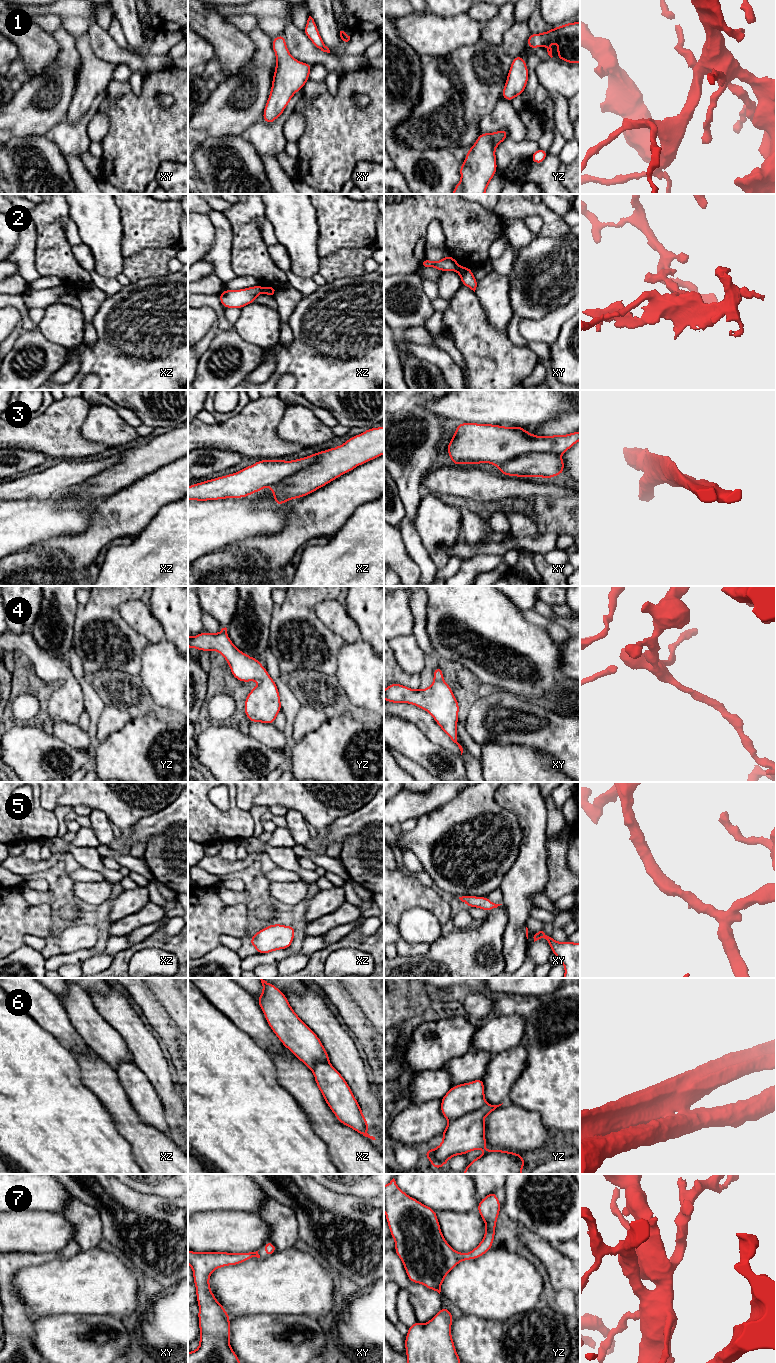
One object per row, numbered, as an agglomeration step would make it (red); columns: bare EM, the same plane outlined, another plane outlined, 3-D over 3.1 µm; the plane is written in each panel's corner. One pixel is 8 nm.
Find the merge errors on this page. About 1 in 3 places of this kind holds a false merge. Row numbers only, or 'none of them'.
2, 3, 6

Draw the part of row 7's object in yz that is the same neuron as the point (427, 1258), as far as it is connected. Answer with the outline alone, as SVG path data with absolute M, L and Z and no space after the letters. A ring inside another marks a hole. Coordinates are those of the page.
M394 1178L384 1186L384 1210L391 1237L396 1242L394 1251L401 1259L412 1283L423 1284L439 1294L445 1277L457 1264L464 1260L479 1258L492 1248L500 1207L501 1203L496 1196L496 1191L491 1192L478 1203L477 1210L485 1221L485 1236L471 1252L460 1253L444 1239L437 1213L432 1208L408 1196L397 1186Z

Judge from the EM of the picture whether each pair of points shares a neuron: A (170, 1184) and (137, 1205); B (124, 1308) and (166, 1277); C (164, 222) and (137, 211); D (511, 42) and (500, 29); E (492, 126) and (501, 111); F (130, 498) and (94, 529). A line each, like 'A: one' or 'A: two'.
A: two
B: two
C: one
D: two
E: one
F: one

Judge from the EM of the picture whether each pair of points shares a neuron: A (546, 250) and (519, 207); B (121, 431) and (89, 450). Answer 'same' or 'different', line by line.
A: different
B: different

